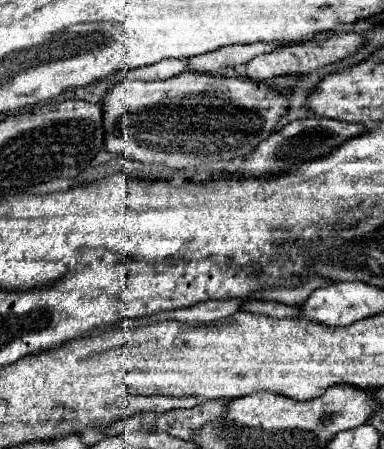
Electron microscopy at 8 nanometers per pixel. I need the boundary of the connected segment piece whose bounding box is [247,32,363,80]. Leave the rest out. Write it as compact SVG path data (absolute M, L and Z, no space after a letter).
M357 32L329 34L327 38L319 38L319 40L285 44L285 46L279 46L277 50L273 50L269 54L261 54L261 56L255 56L253 60L249 60L247 62L247 76L253 78L253 80L267 80L267 78L273 78L273 76L299 76L299 74L307 74L309 70L317 70L317 68L321 68L325 64L331 64L331 62L341 60L341 58L347 58L361 44L363 44L363 38Z

